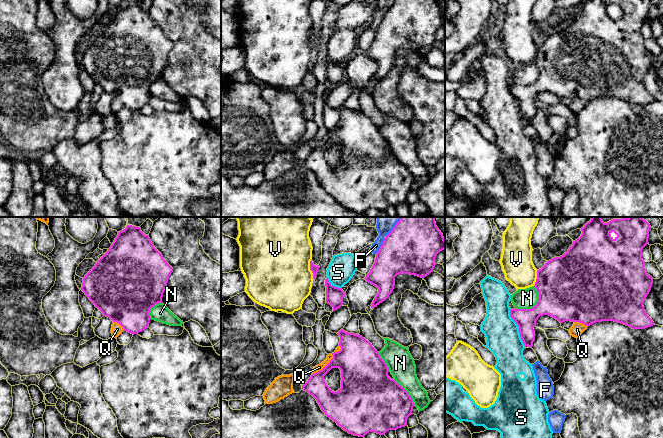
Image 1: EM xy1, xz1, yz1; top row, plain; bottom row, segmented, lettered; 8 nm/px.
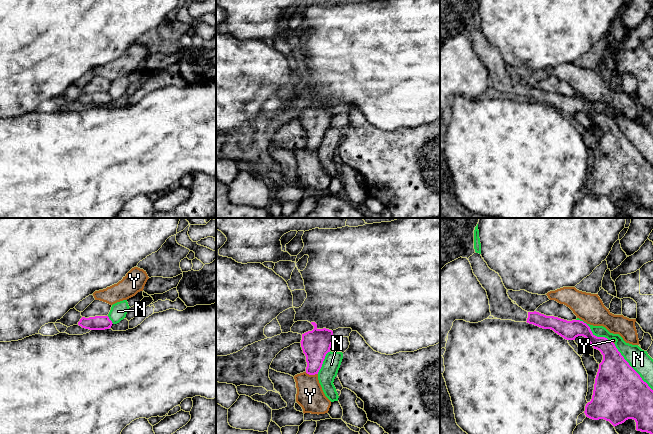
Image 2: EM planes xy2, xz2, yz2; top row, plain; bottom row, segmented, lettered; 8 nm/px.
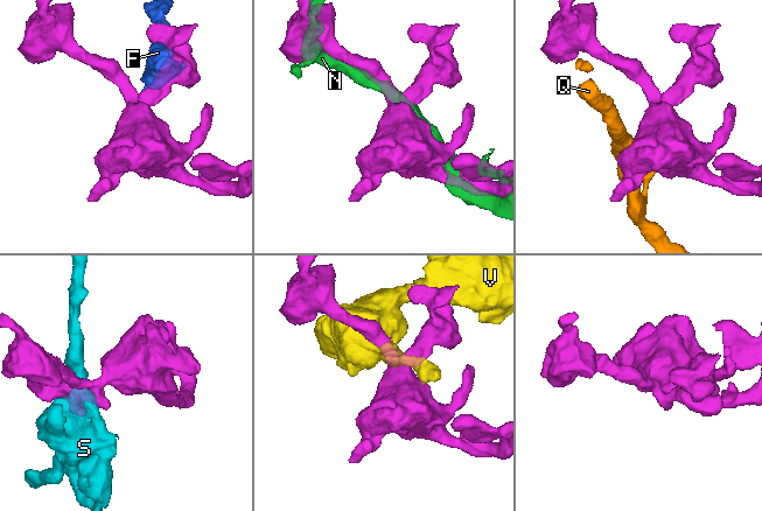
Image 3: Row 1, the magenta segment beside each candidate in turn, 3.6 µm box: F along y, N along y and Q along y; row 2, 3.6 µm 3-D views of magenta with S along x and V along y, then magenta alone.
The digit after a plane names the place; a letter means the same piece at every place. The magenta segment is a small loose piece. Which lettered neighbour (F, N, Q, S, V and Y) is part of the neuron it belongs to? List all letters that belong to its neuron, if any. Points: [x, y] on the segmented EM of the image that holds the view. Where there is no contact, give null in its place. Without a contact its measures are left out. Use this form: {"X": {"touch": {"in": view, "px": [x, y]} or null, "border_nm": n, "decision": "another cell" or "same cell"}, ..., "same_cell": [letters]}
{"F": {"touch": {"in": "xz1", "px": [381, 246]}, "border_nm": 150, "decision": "another cell"}, "N": {"touch": {"in": "yz2", "px": [631, 367]}, "border_nm": 500, "decision": "another cell"}, "Q": {"touch": {"in": "xz1", "px": [324, 367]}, "border_nm": 240, "decision": "another cell"}, "S": {"touch": {"in": "yz1", "px": [519, 328]}, "border_nm": 340, "decision": "another cell"}, "V": {"touch": {"in": "xz1", "px": [310, 269]}, "border_nm": 170, "decision": "another cell"}, "Y": {"touch": {"in": "xz2", "px": [311, 374]}, "border_nm": 110, "decision": "another cell"}, "same_cell": []}

